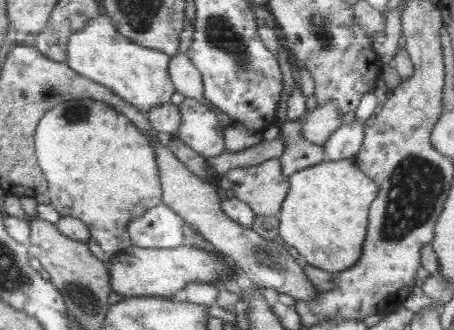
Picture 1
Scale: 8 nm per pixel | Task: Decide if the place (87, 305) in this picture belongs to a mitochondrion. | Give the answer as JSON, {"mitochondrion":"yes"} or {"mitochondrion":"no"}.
{"mitochondrion":"yes"}

